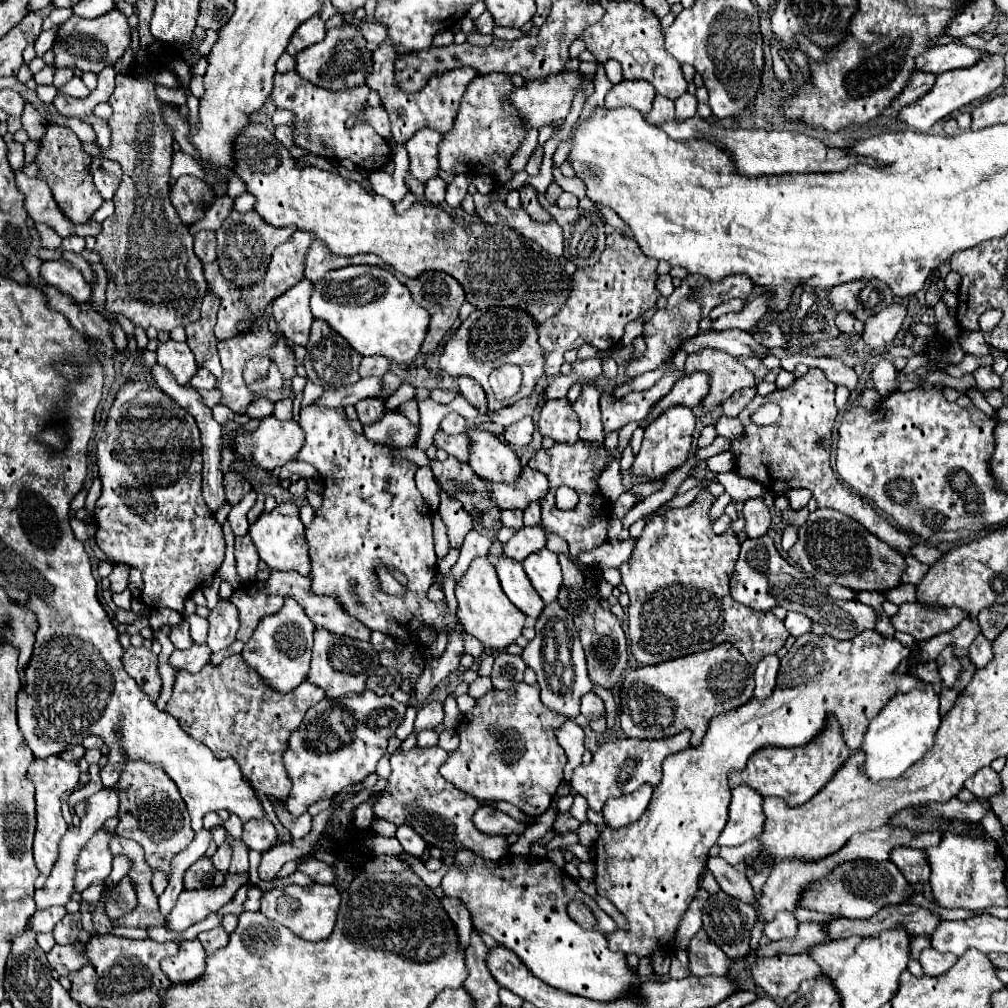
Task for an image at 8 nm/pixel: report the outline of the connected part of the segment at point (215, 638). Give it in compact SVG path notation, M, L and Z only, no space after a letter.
M218 601L218 607L208 615L210 631L208 631L208 647L212 651L220 651L236 641L238 631L238 609L232 601Z

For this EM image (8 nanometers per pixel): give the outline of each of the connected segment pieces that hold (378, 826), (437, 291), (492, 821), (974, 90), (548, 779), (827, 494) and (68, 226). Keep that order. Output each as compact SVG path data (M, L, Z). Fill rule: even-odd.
M374 817L371 825L375 832L385 837L394 837L394 833L396 833L396 825L383 819Z
M394 271L394 275L398 275L398 279L404 285L408 285L408 289L412 291L414 301L420 307L428 309L428 313L430 313L430 327L428 327L428 335L426 335L426 339L422 343L422 353L434 353L438 349L440 341L452 329L454 321L458 319L458 309L464 303L464 289L462 289L462 285L454 277L450 277L448 273L424 273L420 277L416 277L416 279L408 279L408 277L404 277L402 273L396 273L396 271Z
M478 807L472 821L482 833L488 835L520 835L526 829L526 825L514 821L506 813L496 811L492 807Z
M996 53L992 57L986 57L984 61L976 63L974 67L966 67L966 69L952 69L952 71L946 71L942 75L938 75L934 87L920 99L916 99L914 103L906 105L902 111L898 111L896 119L914 127L916 131L922 131L926 133L934 123L938 123L942 117L962 109L964 105L976 101L976 99L982 99L986 95L990 95L992 91L996 91L1004 81L1004 55Z
M516 683L506 691L492 689L462 717L456 729L460 747L440 765L440 775L478 801L508 801L528 817L540 817L550 807L566 765L564 749L554 735L554 727L562 723L564 717L542 705L538 685ZM512 735L518 735L520 757L508 763L506 751L498 749L496 739L510 739Z
M810 369L804 377L796 379L790 387L782 391L778 389L766 397L756 395L748 403L748 407L744 407L738 415L738 419L744 421L746 437L740 441L732 441L732 453L736 455L736 473L740 477L760 481L766 489L772 485L772 491L776 493L784 493L786 489L794 489L794 487L810 489L814 493L814 499L818 501L818 507L836 509L856 519L860 525L864 525L878 539L886 541L898 553L910 555L910 549L916 543L906 533L894 529L886 519L882 519L874 511L870 499L854 493L852 489L846 489L830 467L832 427L834 427L834 419L838 413L834 405L834 389L836 385L830 383L820 369ZM768 401L774 401L780 405L782 409L780 419L768 427L752 423L754 411Z
M18 171L16 173L16 185L26 197L28 215L36 223L44 223L50 229L54 229L60 237L70 237L70 235L86 237L86 235L96 235L100 231L100 223L88 221L82 225L74 225L72 221L68 221L68 217L64 217L64 213L58 209L46 181L30 179L22 171Z

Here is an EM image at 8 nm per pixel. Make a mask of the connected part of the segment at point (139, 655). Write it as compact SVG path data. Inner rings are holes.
M130 647L122 655L126 673L138 683L138 687L152 699L158 701L162 679L158 675L158 657L146 647Z

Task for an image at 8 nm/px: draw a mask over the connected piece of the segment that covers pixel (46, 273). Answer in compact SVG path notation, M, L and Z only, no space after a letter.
M44 261L42 267L40 267L40 277L58 287L62 293L70 295L76 303L86 303L90 301L90 295L92 295L92 289L90 285L86 285L82 273L68 261Z

